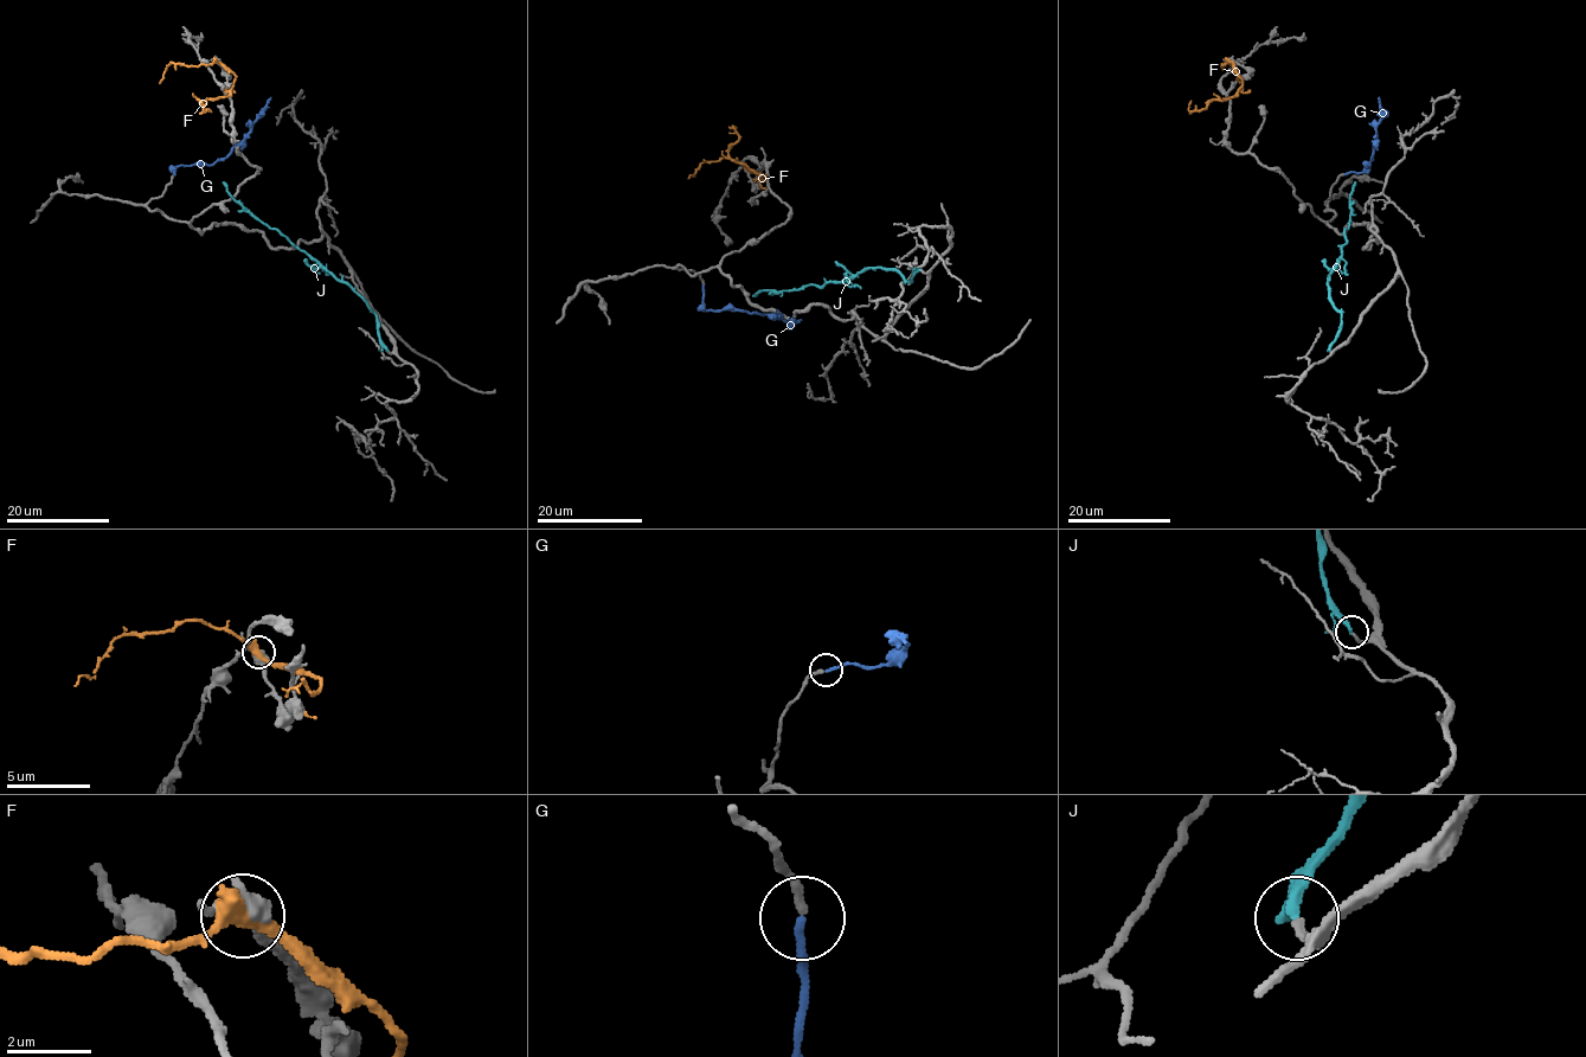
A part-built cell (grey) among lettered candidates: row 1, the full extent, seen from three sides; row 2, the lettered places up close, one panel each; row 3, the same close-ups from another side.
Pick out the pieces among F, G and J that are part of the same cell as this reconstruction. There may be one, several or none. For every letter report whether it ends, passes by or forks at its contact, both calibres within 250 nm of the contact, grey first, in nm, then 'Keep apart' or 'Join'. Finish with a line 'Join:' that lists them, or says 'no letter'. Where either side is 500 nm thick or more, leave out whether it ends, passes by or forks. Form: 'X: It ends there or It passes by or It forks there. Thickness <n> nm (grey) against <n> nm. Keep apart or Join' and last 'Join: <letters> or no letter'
F: It passes by. Thickness 480 nm (grey) against 400 nm. Keep apart
G: It ends there. Thickness 220 nm (grey) against 200 nm. Join
J: It ends there. Thickness 220 nm (grey) against 260 nm. Join
Join: G, J

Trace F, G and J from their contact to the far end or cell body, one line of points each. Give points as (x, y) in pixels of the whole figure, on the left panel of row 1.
F: (217, 61), (235, 76), (233, 87), (230, 93), (217, 98), (200, 100), (209, 110), (204, 111), (206, 101)
G: (174, 173), (178, 166), (223, 160), (250, 130), (271, 97)
J: (387, 351), (378, 333), (377, 315), (363, 299), (277, 230), (257, 219), (223, 183)

